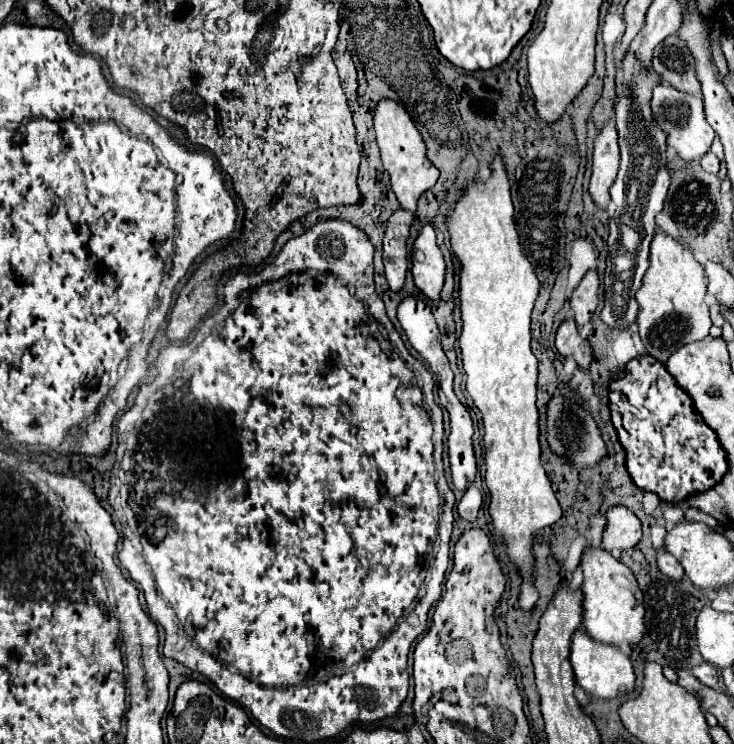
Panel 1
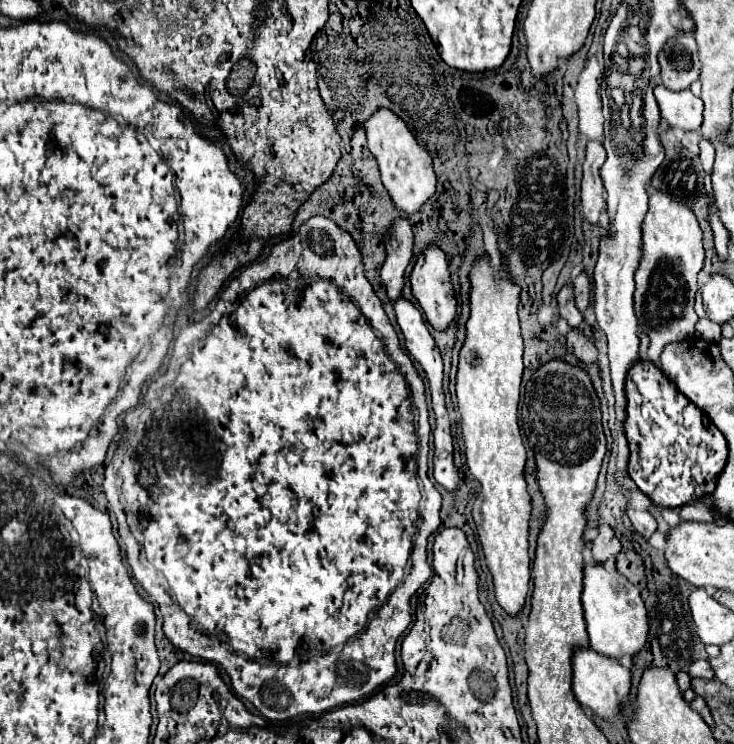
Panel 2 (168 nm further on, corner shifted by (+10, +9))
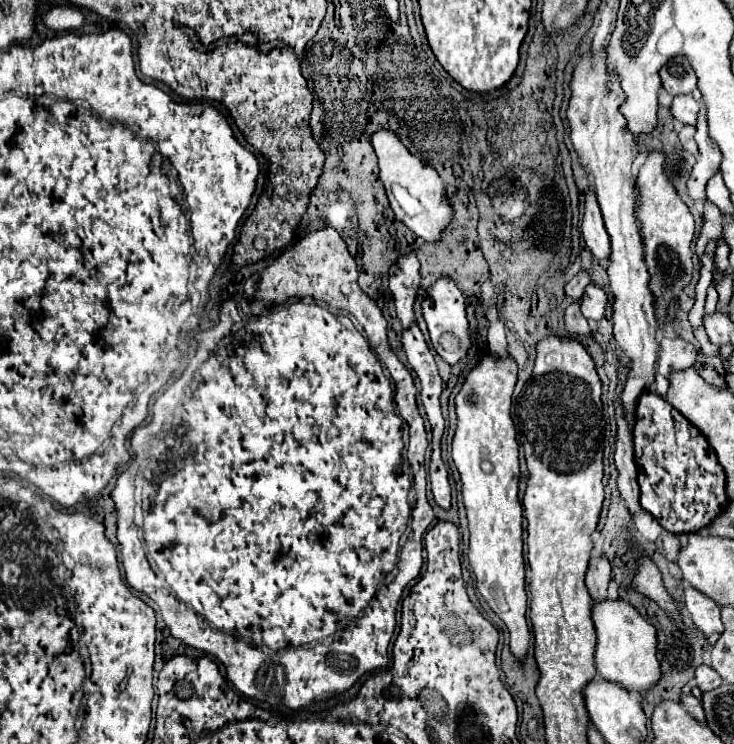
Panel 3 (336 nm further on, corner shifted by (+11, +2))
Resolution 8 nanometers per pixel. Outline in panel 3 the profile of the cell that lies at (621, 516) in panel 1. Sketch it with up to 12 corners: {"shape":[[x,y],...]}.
{"shape":[[591,559],[585,585],[593,601],[605,599],[611,565]]}

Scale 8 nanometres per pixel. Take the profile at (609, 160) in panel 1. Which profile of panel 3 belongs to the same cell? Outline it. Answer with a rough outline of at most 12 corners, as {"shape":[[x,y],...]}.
{"shape":[[587,193],[581,233],[597,259],[611,255],[601,209]]}

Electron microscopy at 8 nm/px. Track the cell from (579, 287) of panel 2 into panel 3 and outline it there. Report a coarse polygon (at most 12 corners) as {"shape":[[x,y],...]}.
{"shape":[[589,283],[583,293],[581,311],[587,319],[601,321],[609,295]]}

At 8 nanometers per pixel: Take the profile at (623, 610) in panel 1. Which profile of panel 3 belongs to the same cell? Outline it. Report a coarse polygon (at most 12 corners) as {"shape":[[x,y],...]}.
{"shape":[[593,603],[597,675],[643,693],[657,635],[631,603]]}

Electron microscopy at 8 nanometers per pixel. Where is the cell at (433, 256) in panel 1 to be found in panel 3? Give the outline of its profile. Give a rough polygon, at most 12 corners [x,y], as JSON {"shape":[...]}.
{"shape":[[451,279],[427,291],[433,349],[449,365],[471,347],[465,297]]}

